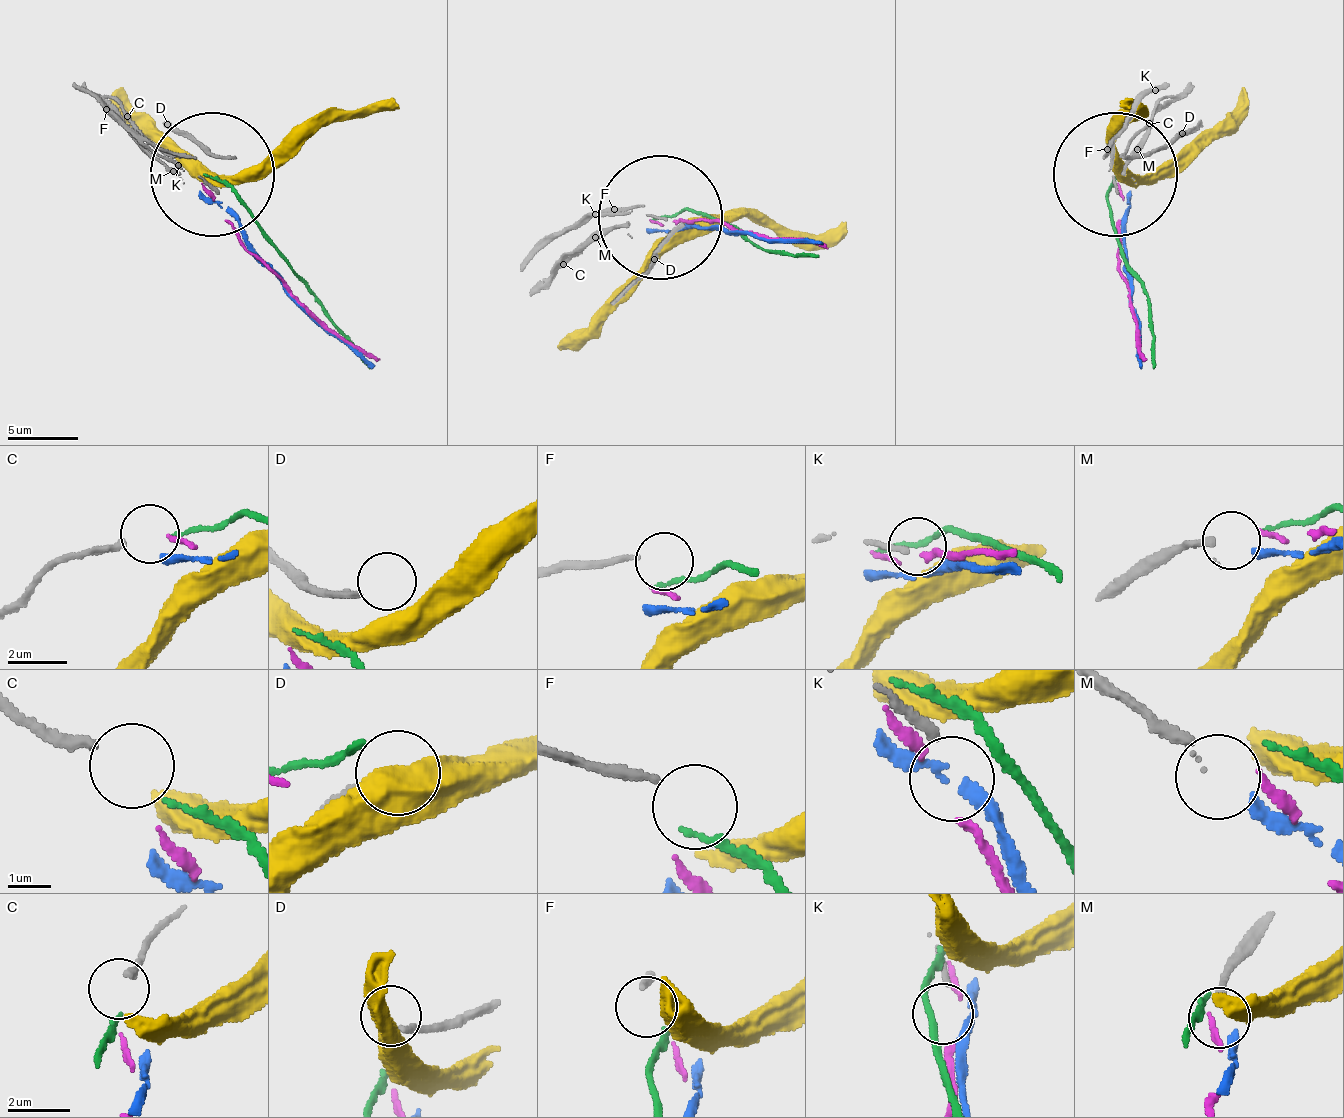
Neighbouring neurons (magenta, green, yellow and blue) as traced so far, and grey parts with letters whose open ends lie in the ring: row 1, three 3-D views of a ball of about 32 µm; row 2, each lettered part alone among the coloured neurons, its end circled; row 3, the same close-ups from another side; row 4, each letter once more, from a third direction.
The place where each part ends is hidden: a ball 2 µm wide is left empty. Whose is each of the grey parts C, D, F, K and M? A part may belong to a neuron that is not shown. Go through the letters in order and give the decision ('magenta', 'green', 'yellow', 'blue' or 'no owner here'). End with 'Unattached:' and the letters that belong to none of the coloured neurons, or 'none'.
C: green
D: no owner here
F: no owner here
K: no owner here
M: blue
Unattached: D, F, K

